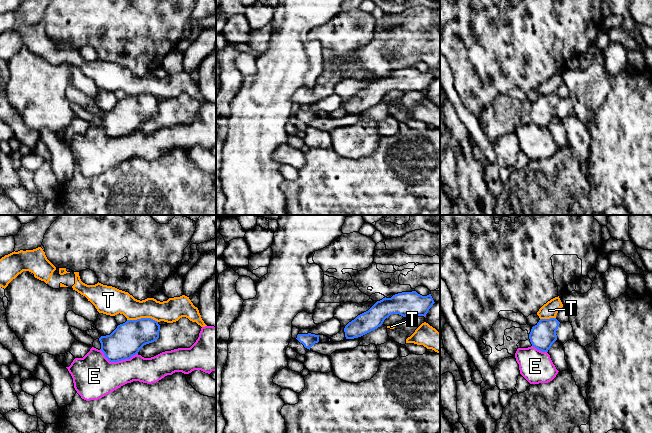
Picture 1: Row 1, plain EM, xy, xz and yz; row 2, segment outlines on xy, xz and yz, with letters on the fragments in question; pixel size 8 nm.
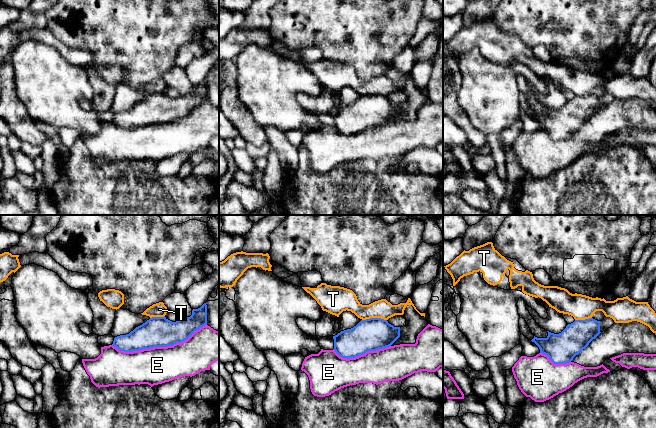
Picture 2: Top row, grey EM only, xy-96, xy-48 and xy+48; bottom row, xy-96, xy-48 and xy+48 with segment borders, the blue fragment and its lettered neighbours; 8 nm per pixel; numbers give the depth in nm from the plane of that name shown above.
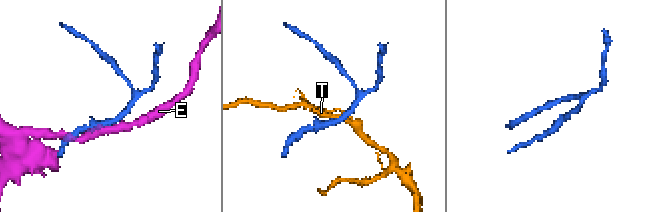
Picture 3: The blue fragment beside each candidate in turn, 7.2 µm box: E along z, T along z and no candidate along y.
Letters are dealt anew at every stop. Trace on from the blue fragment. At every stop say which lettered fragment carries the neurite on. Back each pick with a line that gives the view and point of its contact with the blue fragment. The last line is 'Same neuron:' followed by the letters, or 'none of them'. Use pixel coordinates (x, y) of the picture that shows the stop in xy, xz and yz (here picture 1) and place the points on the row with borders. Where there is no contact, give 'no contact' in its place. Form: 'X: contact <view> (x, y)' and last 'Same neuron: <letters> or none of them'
Same neuron: none of them

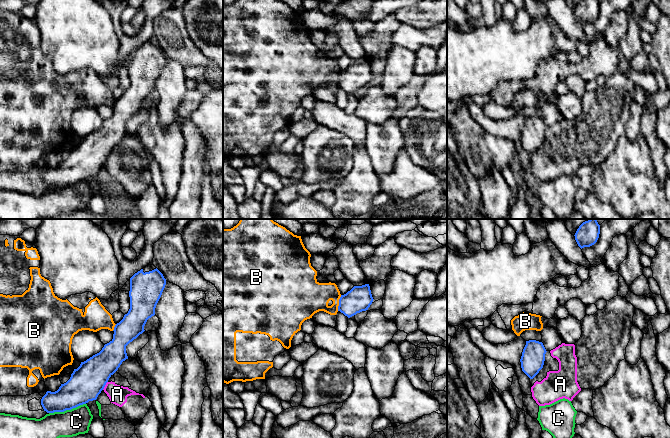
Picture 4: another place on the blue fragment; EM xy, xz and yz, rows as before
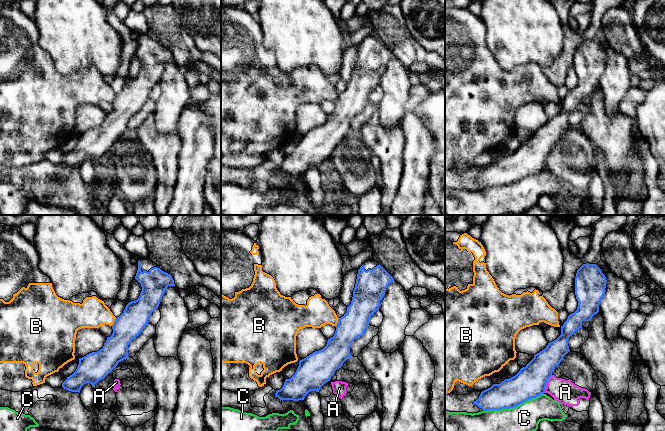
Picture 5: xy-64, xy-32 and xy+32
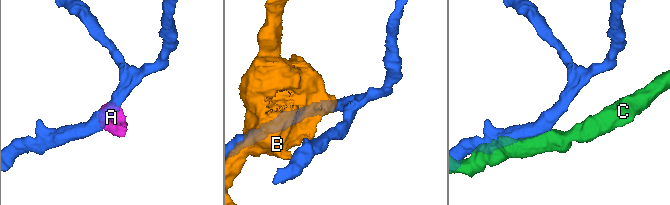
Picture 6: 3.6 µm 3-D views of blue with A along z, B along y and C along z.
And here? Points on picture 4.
Same neuron: none of them

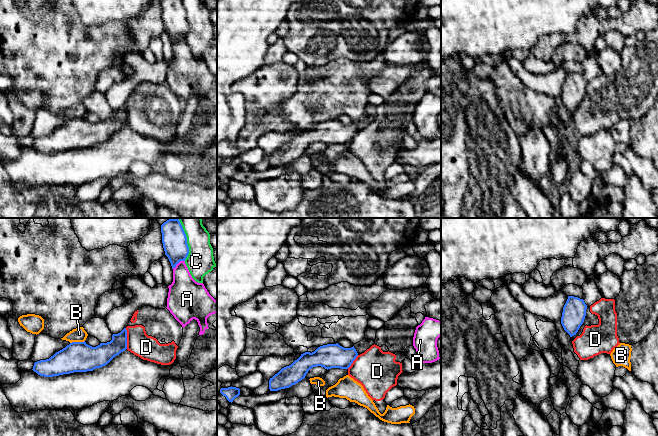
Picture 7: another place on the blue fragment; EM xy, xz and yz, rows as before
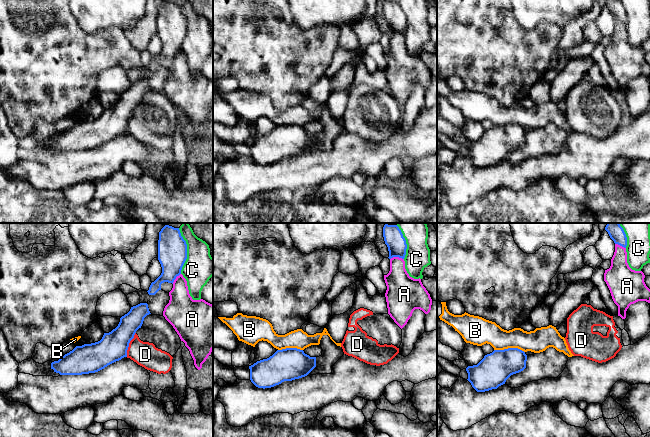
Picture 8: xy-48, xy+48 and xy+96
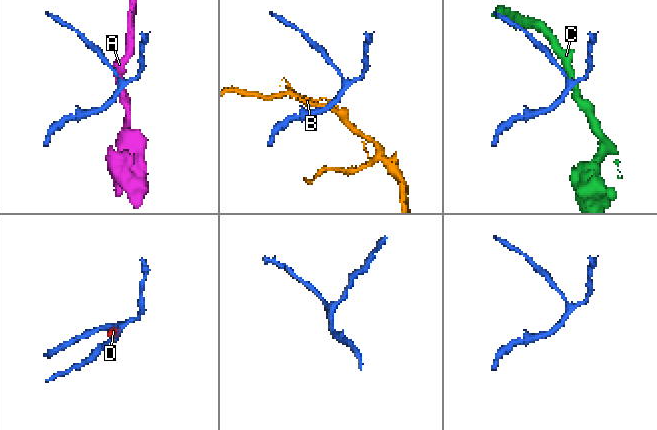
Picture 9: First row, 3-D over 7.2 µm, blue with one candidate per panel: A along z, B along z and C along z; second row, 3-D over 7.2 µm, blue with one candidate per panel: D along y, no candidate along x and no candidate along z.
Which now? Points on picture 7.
Same neuron: none of them

